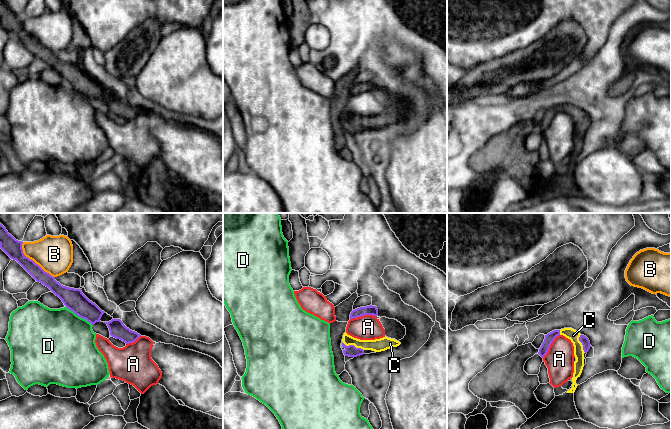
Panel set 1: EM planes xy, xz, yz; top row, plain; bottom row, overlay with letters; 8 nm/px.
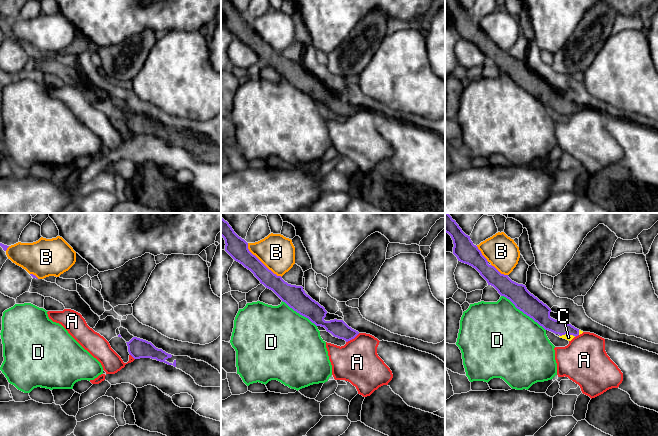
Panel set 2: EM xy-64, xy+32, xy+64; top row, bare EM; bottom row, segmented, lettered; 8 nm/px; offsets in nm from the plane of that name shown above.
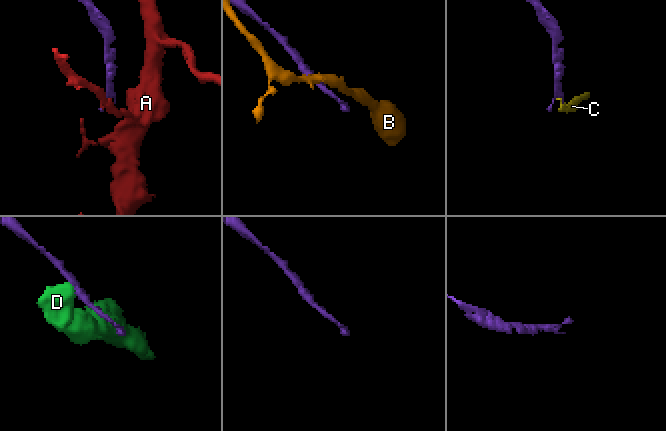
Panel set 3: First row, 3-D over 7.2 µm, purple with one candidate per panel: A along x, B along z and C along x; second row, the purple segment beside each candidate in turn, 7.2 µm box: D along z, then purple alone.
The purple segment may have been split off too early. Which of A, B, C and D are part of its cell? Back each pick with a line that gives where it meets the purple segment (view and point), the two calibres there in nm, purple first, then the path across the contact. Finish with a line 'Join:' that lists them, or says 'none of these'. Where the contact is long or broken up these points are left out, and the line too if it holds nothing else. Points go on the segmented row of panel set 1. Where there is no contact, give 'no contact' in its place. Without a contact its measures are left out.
C: meets purple in xz at (353, 345); 90 nm thick on the purple side, 110 nm on the other; runs through xz (351, 351), (353, 345), (382, 344)
Join: C

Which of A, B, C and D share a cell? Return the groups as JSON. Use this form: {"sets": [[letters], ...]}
{"sets": [["A"], ["B"], ["C"], ["D"]]}

